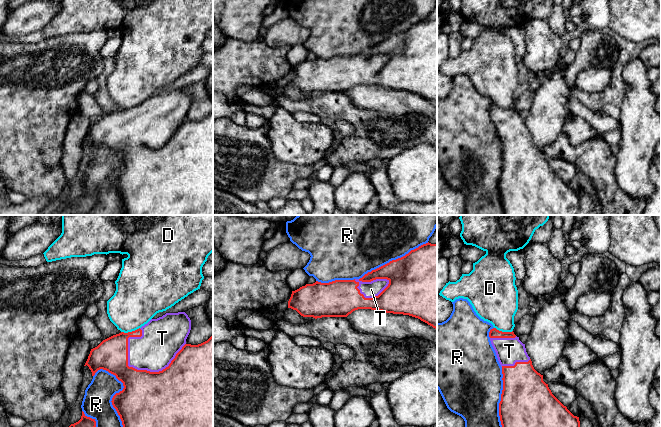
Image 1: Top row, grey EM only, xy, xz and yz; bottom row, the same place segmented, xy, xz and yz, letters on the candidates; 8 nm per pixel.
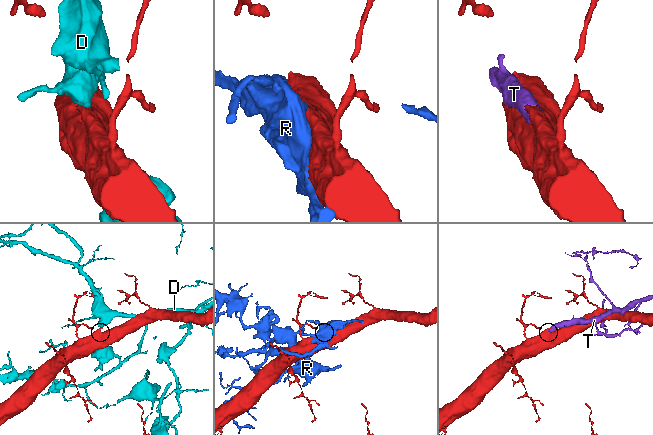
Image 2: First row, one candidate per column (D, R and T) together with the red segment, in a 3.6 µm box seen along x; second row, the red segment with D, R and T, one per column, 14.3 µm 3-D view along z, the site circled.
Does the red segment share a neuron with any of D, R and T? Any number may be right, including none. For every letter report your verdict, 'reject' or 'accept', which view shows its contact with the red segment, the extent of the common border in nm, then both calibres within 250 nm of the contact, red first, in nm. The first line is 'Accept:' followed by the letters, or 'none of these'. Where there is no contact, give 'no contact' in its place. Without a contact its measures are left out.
Accept: T
D: reject; meets red in xy; contact 160 nm long; 260 nm thick on the red side, 380 nm on the other
R: reject; meets red in xy; contact 500 nm long; 420 nm thick on the red side, 240 nm on the other
T: accept; meets red in xy; contact 500 nm long; 500 nm thick on the red side, 320 nm on the other

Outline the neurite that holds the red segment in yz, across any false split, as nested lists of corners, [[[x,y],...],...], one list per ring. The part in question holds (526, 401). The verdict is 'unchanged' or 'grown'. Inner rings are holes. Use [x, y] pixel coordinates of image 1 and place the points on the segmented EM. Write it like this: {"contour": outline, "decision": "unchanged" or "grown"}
{"contour": [[[493,328],[489,332],[491,344],[502,367],[503,390],[499,403],[502,427],[580,427],[579,417],[574,416],[551,392],[528,356],[519,337],[514,332]]], "decision": "grown"}

